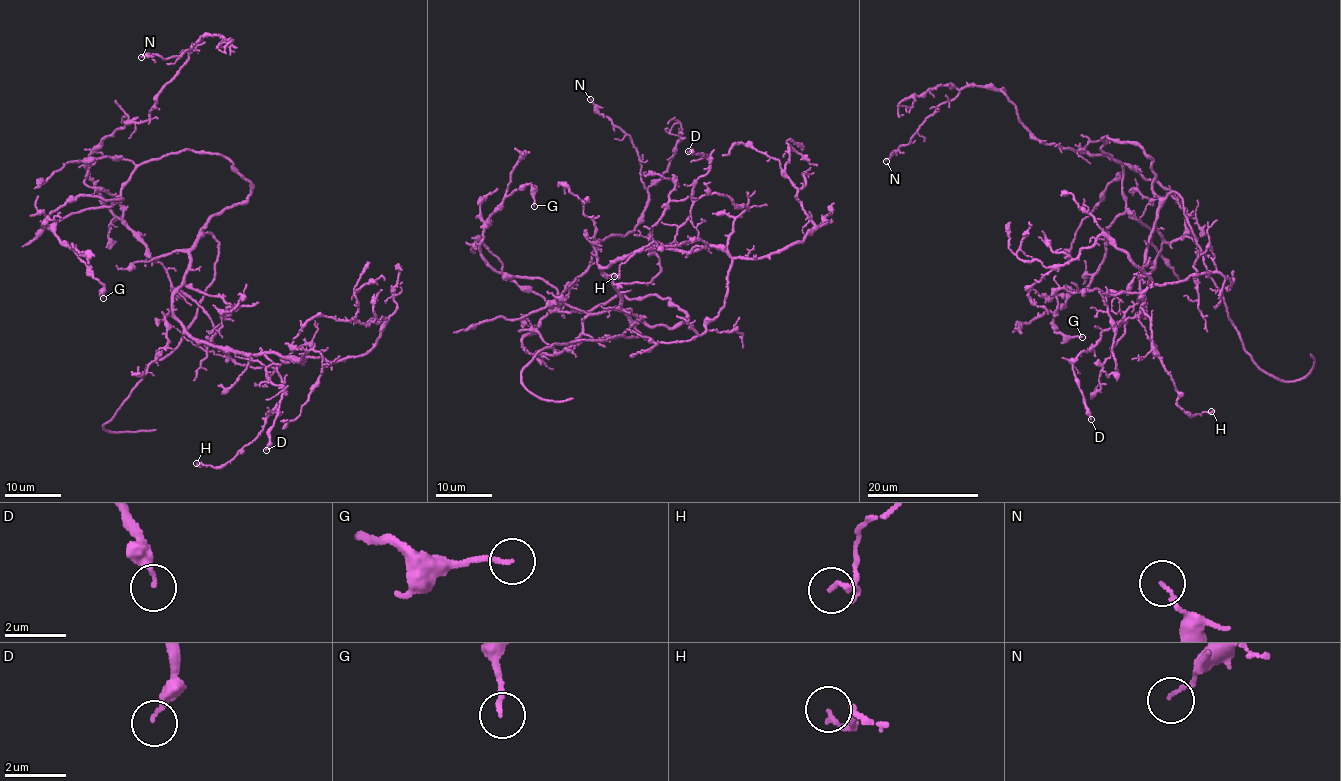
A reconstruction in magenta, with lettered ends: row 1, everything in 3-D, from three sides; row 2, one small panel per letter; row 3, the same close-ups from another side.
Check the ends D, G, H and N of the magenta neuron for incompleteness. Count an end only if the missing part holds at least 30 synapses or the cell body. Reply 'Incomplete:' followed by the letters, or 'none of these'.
Incomplete: none of these

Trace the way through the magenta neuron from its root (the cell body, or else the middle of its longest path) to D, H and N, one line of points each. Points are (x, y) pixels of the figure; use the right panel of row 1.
D: (1156, 225), (1140, 279), (1144, 314), (1138, 311), (1106, 329), (1095, 347), (1080, 353), (1073, 364), (1091, 419)
H: (1156, 225), (1138, 313), (1145, 303), (1152, 348), (1177, 405), (1192, 416), (1211, 411)
N: (1156, 225), (1169, 242), (1184, 233), (1174, 193), (1107, 157), (1039, 142), (995, 89), (964, 87), (886, 161)

